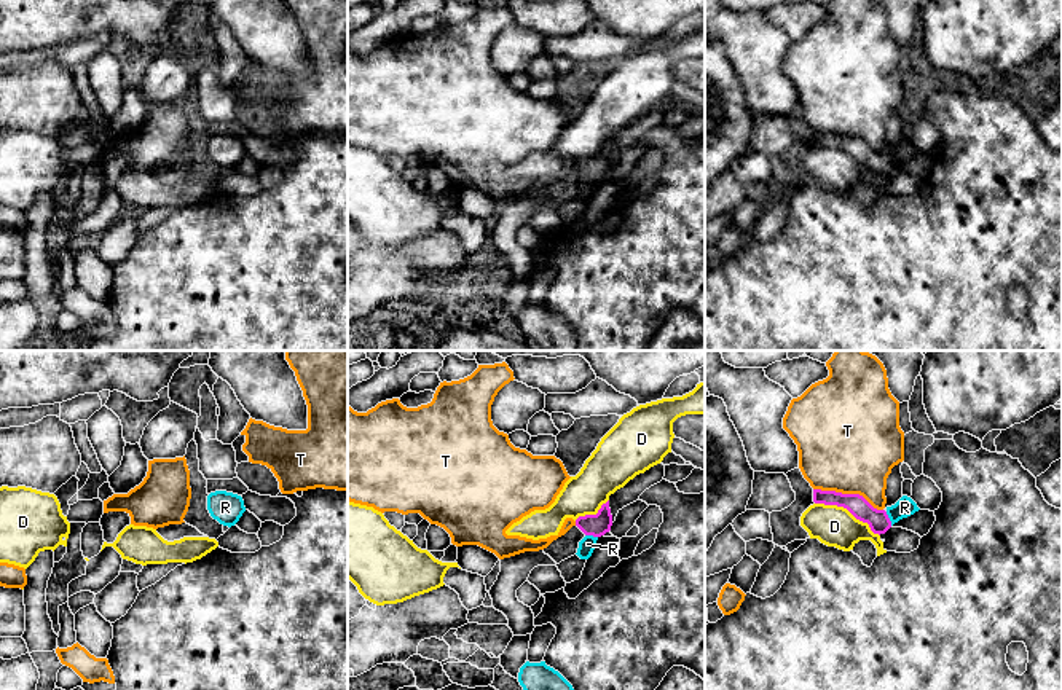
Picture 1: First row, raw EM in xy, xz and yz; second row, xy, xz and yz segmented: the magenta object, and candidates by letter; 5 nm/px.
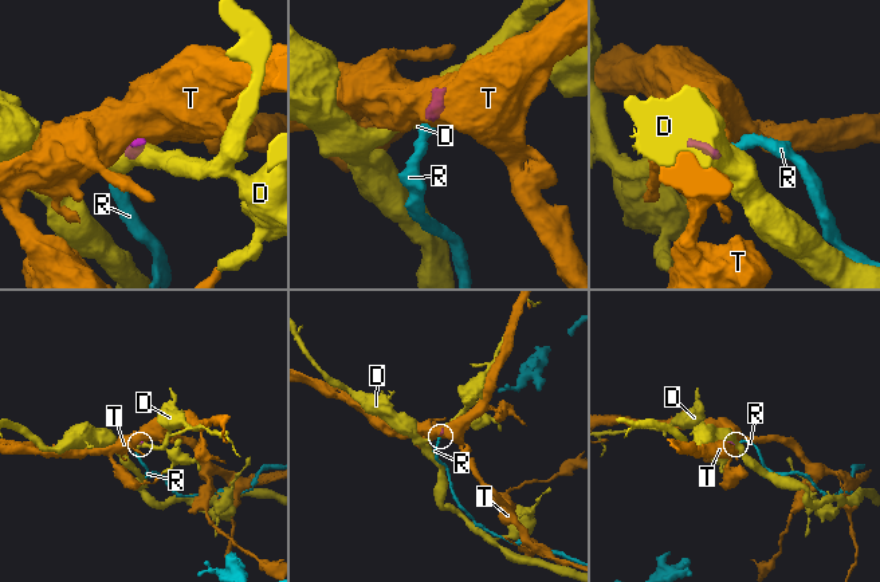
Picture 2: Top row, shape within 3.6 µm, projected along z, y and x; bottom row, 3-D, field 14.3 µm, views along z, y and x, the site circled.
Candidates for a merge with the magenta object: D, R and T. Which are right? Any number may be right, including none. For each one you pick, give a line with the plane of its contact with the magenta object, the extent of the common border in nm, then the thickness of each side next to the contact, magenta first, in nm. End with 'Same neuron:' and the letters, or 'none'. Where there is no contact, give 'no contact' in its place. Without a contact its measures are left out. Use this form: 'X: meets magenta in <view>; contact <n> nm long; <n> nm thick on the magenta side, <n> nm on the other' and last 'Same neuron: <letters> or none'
R: meets magenta in yz; contact 80 nm long; 110 nm thick on the magenta side, 100 nm on the other
Same neuron: R

